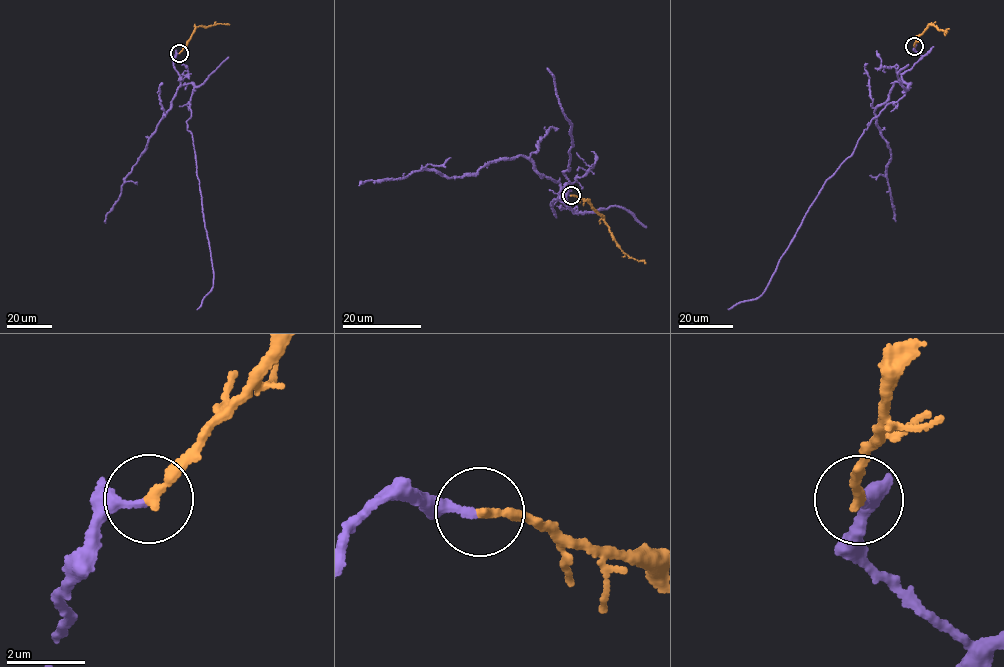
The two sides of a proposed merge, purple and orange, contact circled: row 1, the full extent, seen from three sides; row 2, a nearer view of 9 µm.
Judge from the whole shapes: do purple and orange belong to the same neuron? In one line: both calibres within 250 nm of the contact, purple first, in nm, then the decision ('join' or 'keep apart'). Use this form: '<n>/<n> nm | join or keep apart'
240/260 nm | join

